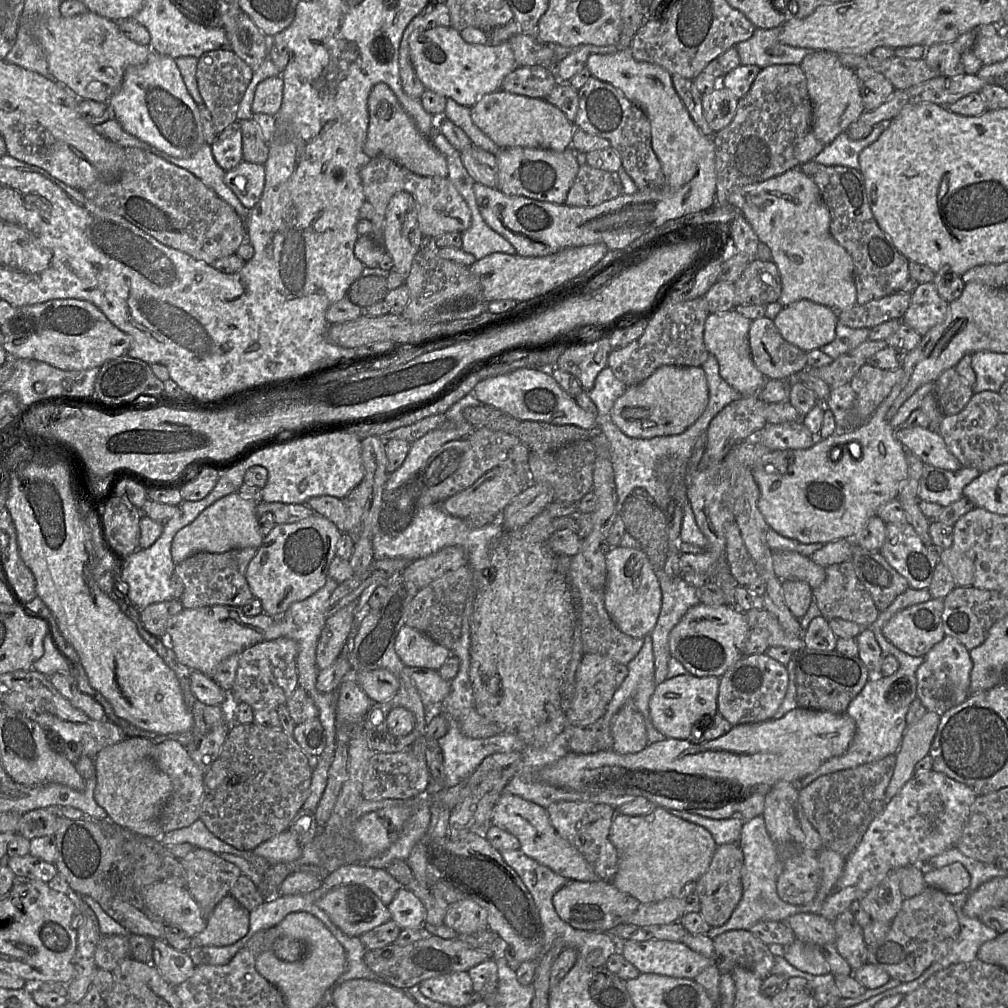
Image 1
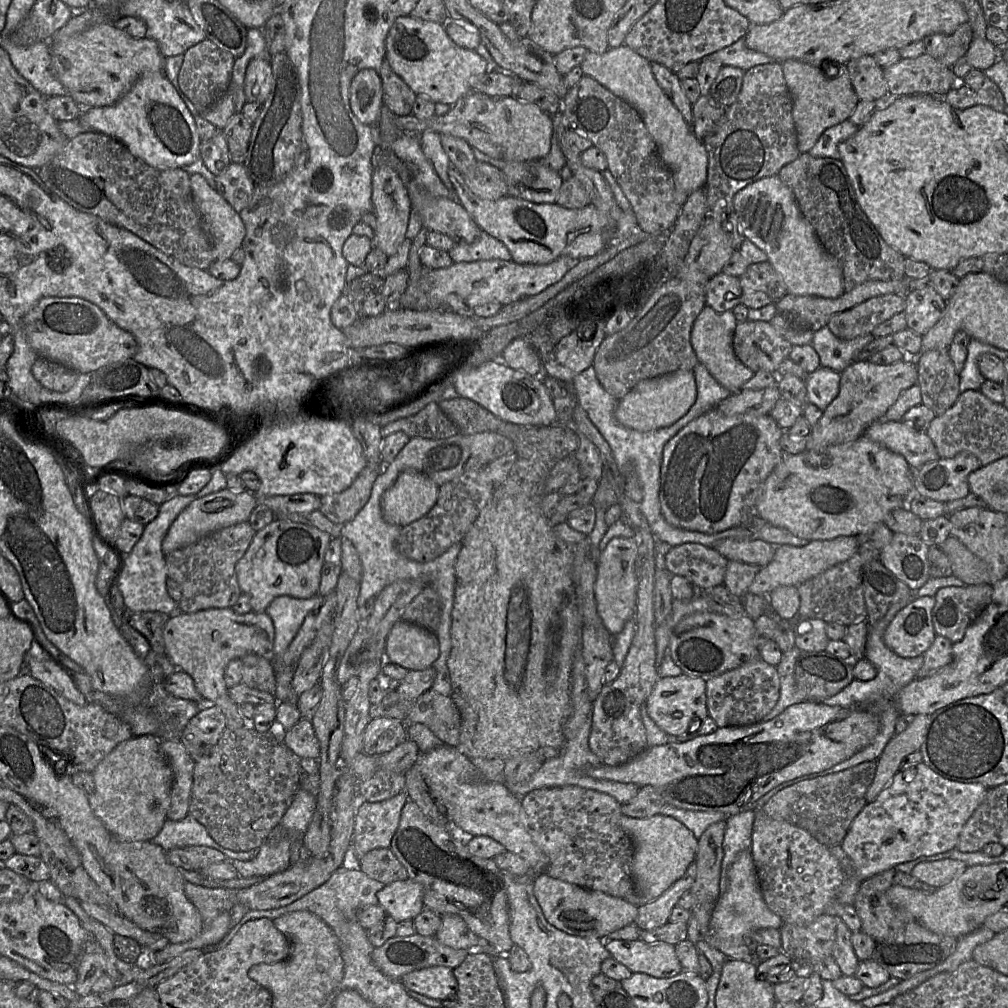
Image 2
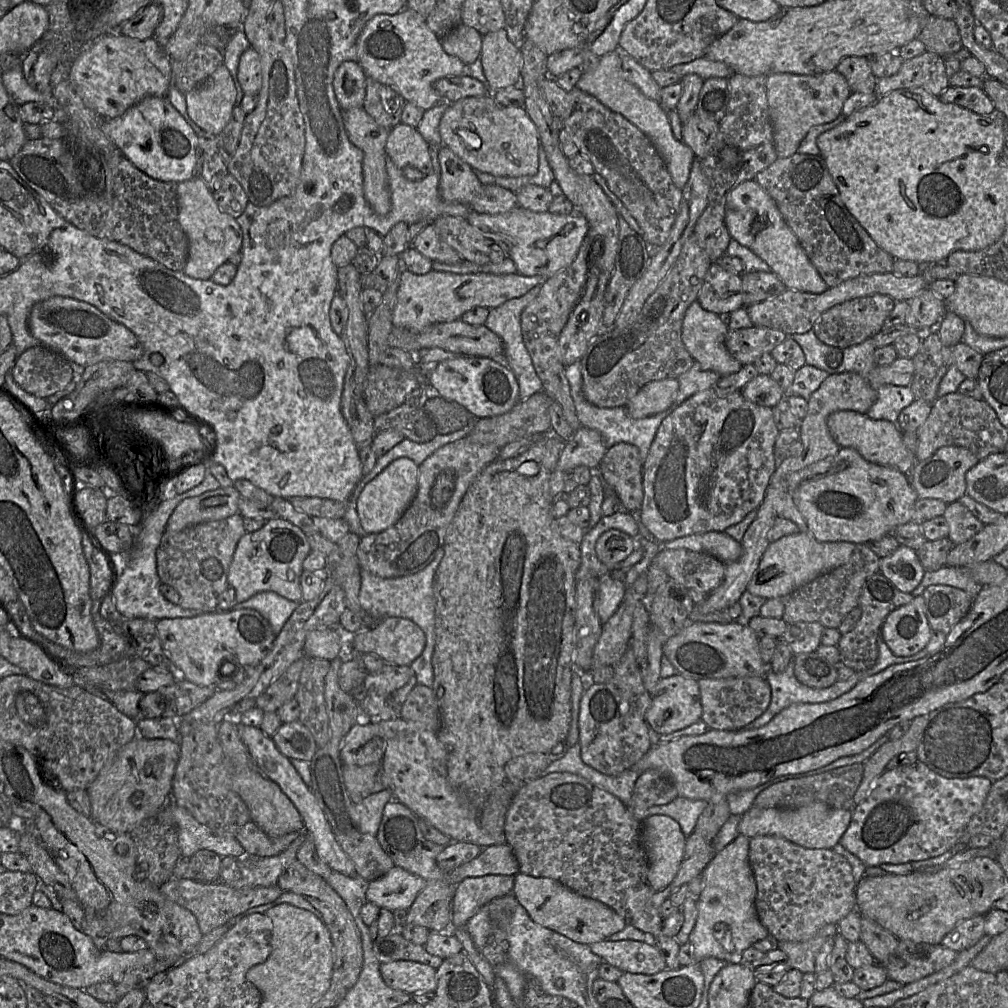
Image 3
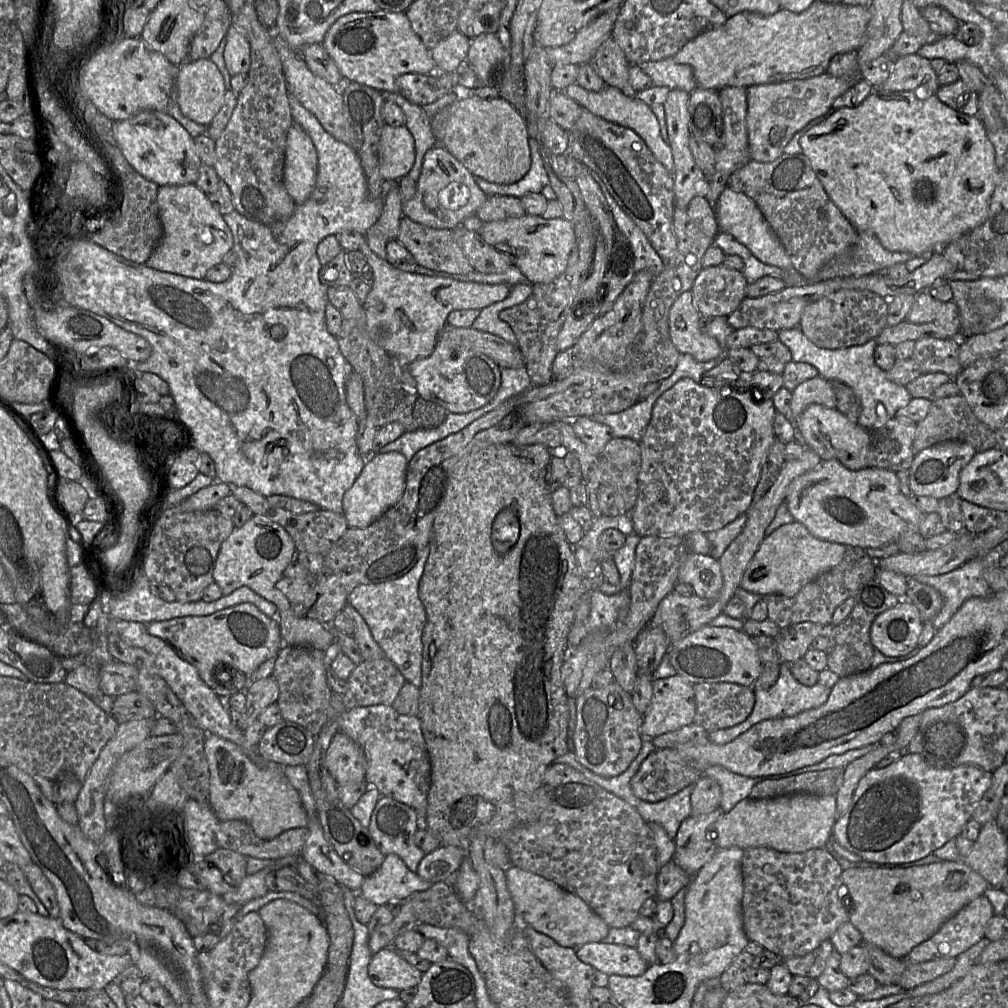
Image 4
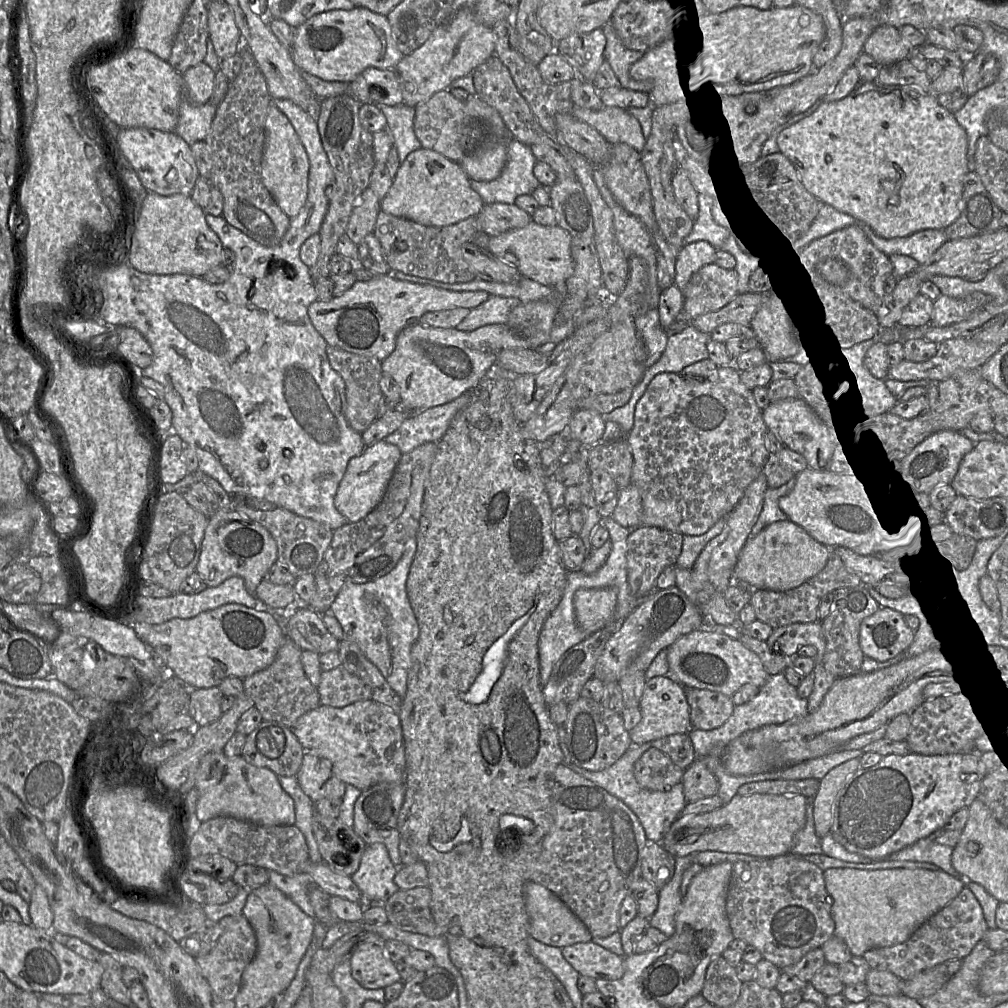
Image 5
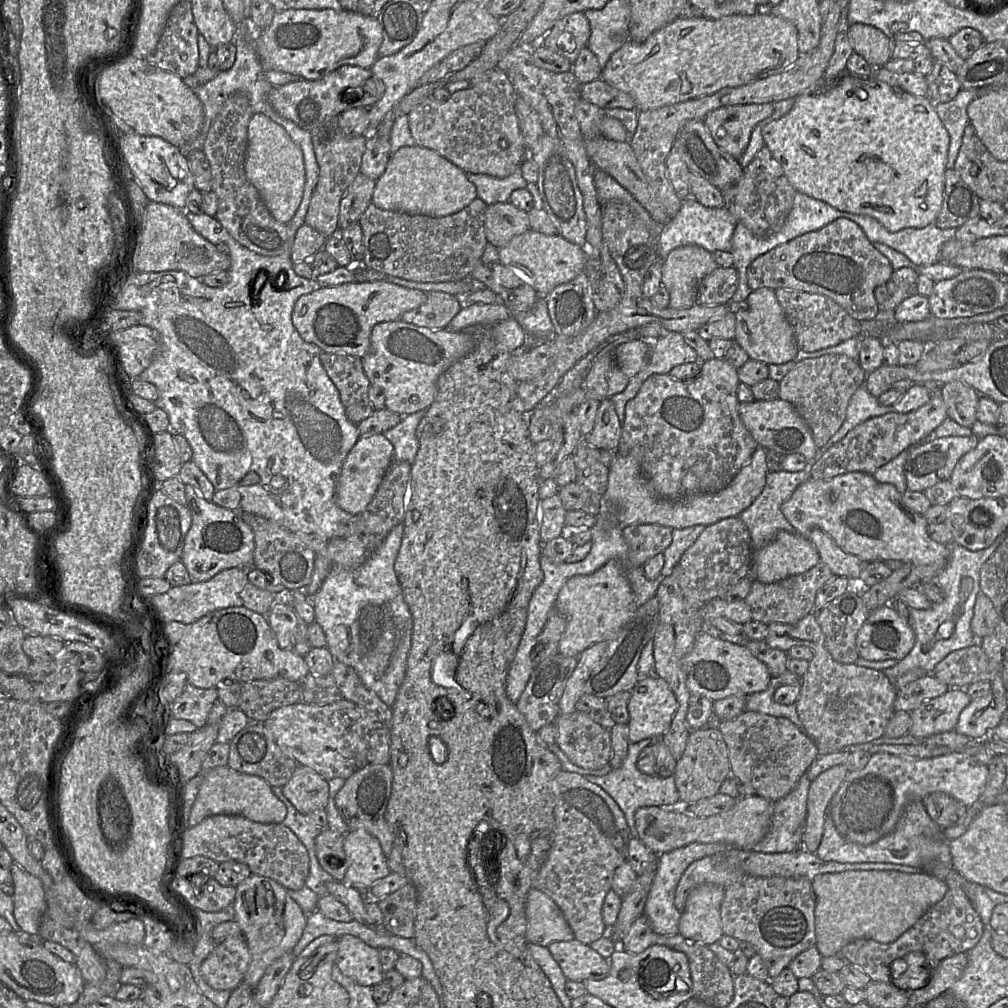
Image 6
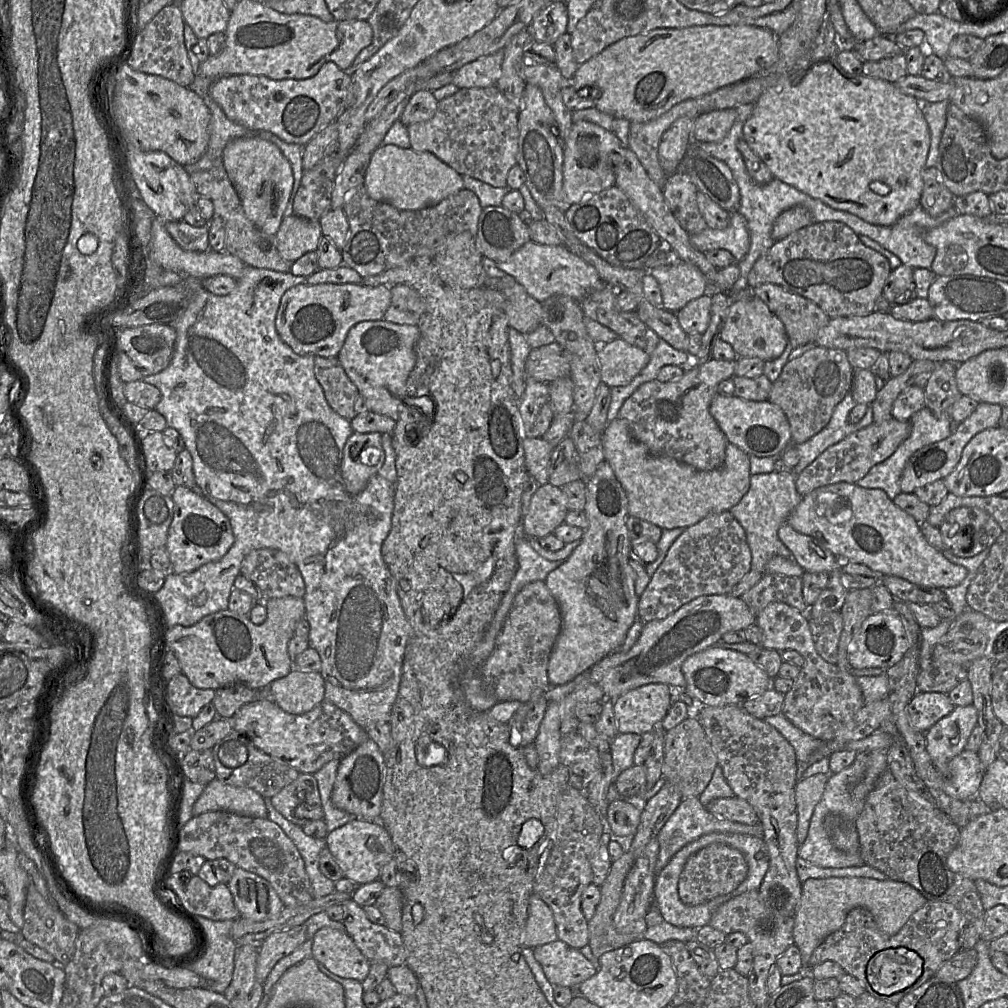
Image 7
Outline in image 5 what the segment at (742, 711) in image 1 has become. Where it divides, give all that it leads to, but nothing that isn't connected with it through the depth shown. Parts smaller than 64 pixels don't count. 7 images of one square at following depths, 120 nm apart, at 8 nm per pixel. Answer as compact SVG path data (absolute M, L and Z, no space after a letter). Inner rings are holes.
M686 688L692 729L712 730L722 726L733 713L730 696L707 689Z

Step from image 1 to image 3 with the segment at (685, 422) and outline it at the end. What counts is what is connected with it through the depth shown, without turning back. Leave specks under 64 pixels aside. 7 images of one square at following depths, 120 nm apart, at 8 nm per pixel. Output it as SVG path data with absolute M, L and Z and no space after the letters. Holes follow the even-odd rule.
M663 379L644 385L626 404L629 415L646 418L668 409L679 389L677 379Z

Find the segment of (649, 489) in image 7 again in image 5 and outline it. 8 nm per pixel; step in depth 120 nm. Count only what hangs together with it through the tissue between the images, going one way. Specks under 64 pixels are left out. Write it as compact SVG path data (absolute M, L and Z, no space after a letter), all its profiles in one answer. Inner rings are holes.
M629 484L617 494L617 504L611 517L629 530L641 526L642 501L638 488Z

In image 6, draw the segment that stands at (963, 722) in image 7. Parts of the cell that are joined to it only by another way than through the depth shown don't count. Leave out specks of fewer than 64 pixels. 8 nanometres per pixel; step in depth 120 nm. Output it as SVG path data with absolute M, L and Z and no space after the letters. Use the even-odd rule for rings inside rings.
M990 693L980 699L972 700L962 710L954 731L973 739L982 739L990 736L1002 721L1003 713L1000 712Z

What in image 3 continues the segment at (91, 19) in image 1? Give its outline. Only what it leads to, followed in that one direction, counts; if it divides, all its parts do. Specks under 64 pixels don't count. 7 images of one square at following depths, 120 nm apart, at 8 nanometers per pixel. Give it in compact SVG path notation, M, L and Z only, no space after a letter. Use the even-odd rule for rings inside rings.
M116 31L87 42L87 46L72 57L69 78L75 92L85 106L104 119L121 116L146 97L167 97L171 59L153 37L138 40Z

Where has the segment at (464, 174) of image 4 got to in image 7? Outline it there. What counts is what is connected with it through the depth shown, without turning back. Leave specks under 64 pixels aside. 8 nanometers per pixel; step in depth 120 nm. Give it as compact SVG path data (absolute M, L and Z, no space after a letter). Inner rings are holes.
M382 144L371 154L364 187L372 199L401 210L418 210L434 206L464 189L462 175L434 154L386 144Z

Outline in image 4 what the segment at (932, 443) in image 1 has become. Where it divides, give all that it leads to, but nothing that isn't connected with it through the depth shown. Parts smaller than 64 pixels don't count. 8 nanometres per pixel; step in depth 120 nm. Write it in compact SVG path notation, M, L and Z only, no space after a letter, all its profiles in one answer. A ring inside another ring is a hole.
M811 404L794 421L794 426L803 438L803 446L818 454L822 461L837 459L850 470L869 467L868 451L873 439L872 431L851 422L837 409Z

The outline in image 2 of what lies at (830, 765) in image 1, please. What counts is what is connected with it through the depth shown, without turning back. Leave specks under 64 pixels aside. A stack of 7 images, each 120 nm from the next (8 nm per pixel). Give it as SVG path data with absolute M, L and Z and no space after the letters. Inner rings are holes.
M911 594L911 597L898 601L890 606L887 613L877 622L876 625L870 627L869 634L866 642L865 656L876 668L877 674L875 678L871 680L856 680L854 679L848 686L841 690L836 695L826 698L822 703L829 706L842 706L842 707L862 707L869 711L877 713L880 718L880 730L874 740L864 747L859 752L855 753L852 757L843 762L823 770L821 772L808 774L801 776L802 780L809 780L827 774L840 772L851 767L854 767L860 763L867 761L876 761L883 750L889 743L889 741L895 735L895 725L898 717L900 716L899 709L896 704L896 696L898 692L917 677L917 673L924 662L924 656L919 655L917 657L901 657L893 652L884 642L884 632L889 623L895 617L896 613L908 605L914 598L915 594Z

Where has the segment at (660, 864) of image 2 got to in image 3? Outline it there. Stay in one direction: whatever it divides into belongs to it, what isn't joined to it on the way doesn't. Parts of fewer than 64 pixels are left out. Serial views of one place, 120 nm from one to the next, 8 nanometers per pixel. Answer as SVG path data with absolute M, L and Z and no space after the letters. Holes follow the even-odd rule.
M653 815L641 822L641 843L647 858L648 883L655 892L661 891L679 870L686 836L674 819Z

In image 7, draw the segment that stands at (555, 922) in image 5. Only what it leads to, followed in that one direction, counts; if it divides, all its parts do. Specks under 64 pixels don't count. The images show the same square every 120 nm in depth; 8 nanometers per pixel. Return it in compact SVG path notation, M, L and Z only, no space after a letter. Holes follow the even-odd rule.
M532 893L523 944L525 947L536 948L555 940L558 940L558 935L553 911L538 895Z

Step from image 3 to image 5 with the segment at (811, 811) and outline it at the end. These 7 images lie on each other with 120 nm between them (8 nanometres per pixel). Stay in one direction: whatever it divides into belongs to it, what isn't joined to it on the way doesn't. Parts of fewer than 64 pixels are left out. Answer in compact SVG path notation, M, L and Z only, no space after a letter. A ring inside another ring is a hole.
M735 795L722 807L708 813L680 816L661 840L674 857L692 856L702 851L778 857L791 853L795 835L806 823L809 799L803 795Z

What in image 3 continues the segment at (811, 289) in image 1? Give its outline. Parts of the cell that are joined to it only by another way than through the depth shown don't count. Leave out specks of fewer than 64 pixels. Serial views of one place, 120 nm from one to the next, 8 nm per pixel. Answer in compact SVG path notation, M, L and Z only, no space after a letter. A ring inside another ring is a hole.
M744 181L727 194L724 224L731 238L765 261L787 289L821 294L829 288L783 219L774 200L756 181Z

